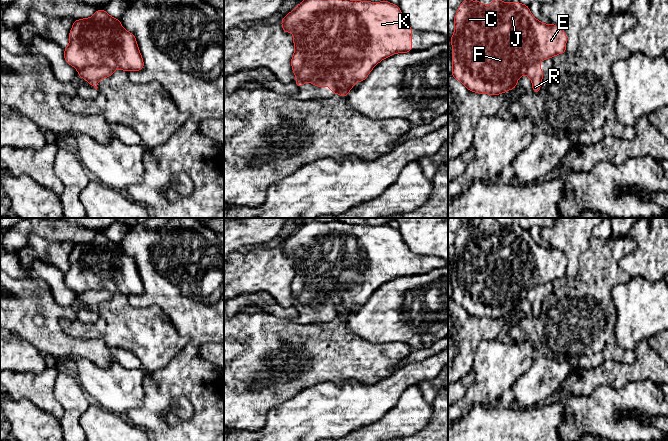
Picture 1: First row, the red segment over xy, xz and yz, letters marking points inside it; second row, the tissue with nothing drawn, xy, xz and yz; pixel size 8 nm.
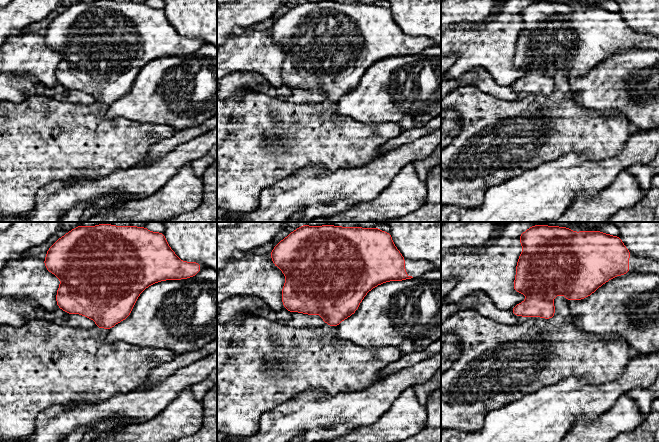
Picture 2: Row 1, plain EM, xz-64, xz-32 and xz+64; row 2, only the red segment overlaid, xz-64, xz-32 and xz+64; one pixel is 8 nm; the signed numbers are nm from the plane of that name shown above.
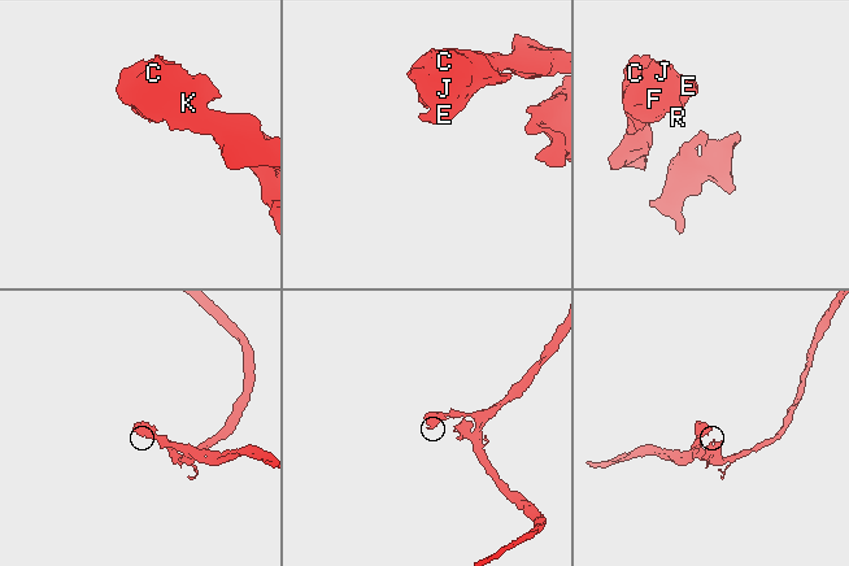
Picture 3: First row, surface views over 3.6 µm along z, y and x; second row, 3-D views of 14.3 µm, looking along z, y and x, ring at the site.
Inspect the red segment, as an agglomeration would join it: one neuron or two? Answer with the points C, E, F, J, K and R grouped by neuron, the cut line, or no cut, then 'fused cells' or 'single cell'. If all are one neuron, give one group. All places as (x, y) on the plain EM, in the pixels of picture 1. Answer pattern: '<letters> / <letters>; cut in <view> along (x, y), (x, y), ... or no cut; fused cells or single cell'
C E F J K / R; cut in xz along (310, 306), (330, 299), (333, 302), (336, 316); fused cells

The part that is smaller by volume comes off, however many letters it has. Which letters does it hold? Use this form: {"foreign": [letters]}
{"foreign": ["R"]}

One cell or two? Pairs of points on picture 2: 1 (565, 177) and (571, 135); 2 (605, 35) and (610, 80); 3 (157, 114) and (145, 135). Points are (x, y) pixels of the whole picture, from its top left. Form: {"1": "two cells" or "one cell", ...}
{"1": "two cells", "2": "two cells", "3": "two cells"}

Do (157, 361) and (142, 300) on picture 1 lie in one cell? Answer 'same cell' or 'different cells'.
different cells

